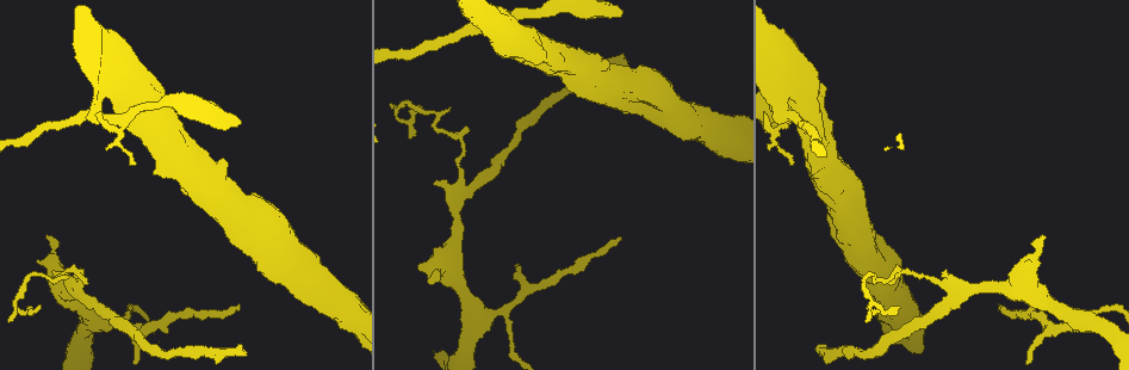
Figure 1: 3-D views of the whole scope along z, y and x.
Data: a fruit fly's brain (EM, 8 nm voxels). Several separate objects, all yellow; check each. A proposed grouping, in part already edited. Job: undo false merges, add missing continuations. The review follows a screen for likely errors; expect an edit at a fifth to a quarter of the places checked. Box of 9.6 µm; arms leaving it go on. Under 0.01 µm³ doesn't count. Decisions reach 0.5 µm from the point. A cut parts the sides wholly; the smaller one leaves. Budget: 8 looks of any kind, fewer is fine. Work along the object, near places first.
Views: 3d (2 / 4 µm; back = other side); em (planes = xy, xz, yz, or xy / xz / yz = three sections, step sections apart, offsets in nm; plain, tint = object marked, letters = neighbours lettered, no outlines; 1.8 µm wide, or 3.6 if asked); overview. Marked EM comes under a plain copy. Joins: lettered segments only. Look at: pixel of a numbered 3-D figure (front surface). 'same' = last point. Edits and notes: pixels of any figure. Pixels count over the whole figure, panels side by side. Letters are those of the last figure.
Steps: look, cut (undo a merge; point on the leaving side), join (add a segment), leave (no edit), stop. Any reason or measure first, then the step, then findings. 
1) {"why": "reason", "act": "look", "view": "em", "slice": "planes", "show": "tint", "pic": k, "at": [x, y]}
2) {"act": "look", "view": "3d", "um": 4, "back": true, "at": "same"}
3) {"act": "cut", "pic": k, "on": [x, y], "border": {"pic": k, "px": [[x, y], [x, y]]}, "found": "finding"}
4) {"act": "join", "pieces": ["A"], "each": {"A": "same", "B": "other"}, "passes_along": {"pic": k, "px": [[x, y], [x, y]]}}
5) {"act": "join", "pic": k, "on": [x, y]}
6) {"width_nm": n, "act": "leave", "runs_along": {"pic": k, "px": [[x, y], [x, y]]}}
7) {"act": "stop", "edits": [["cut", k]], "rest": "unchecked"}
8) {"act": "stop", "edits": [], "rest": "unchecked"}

{"why": "sharp bend", "act": "look", "view": "em", "slice": "xz", "step": 8, "show": "tint", "pic": 1, "at": [787, 117]}

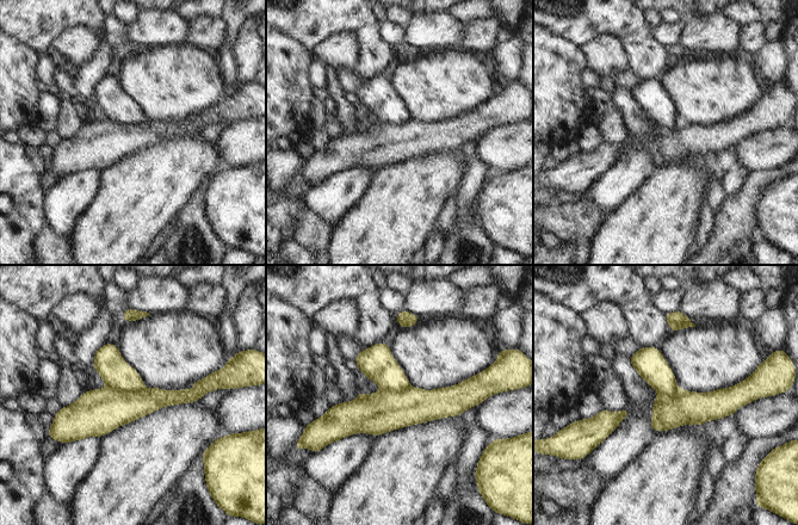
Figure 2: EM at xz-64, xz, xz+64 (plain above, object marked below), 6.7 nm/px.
{"act": "look", "view": "em", "slice": "planes", "show": "letters", "at": "same"}

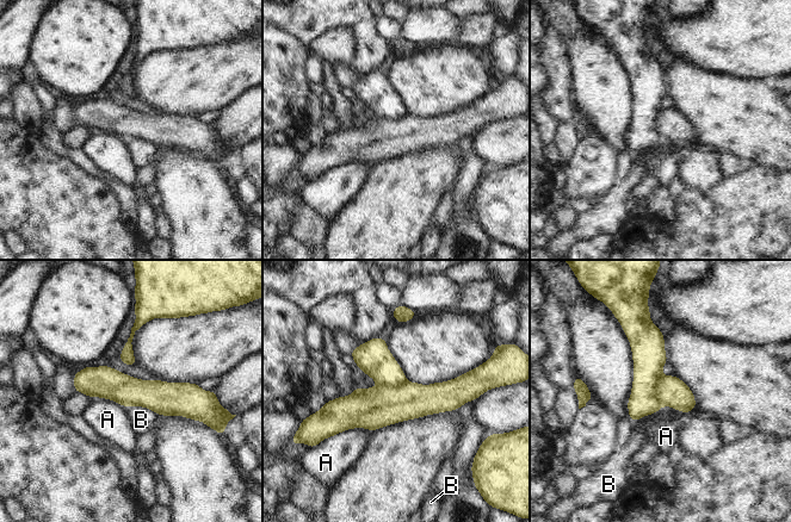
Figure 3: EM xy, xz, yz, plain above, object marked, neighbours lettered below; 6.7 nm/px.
{"longest_contact_nm": ["B", 340], "act": "cut", "pic": 3, "on": [671, 391], "each": {"A": "other", "B": "other"}, "part_leaving": {"pic": 3, "px": [[468, 387], [431, 399], [327, 411]]}, "found": "a second neuron is stuck on"}

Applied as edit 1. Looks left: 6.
{"why": "redraw", "act": "look", "view": "overview"}

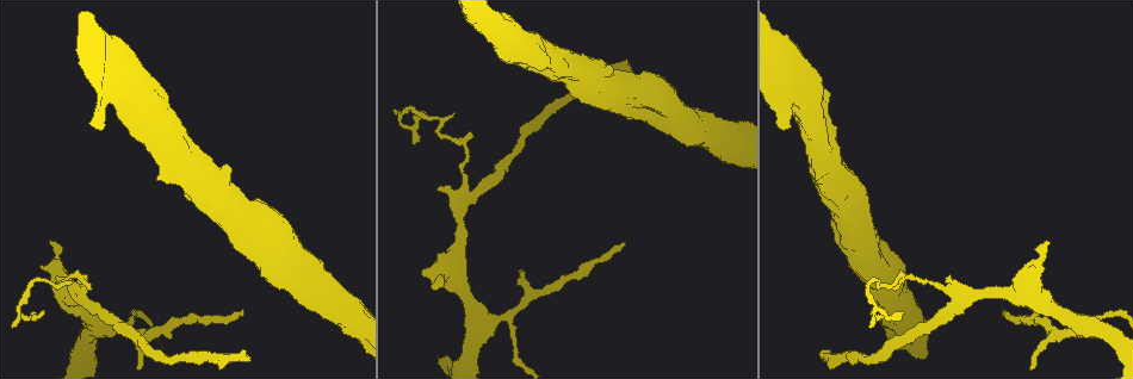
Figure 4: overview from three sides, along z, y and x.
{"why": "abrupt turn", "act": "look", "view": "em", "slice": "planes", "show": "tint", "pic": 4, "at": [82, 279]}

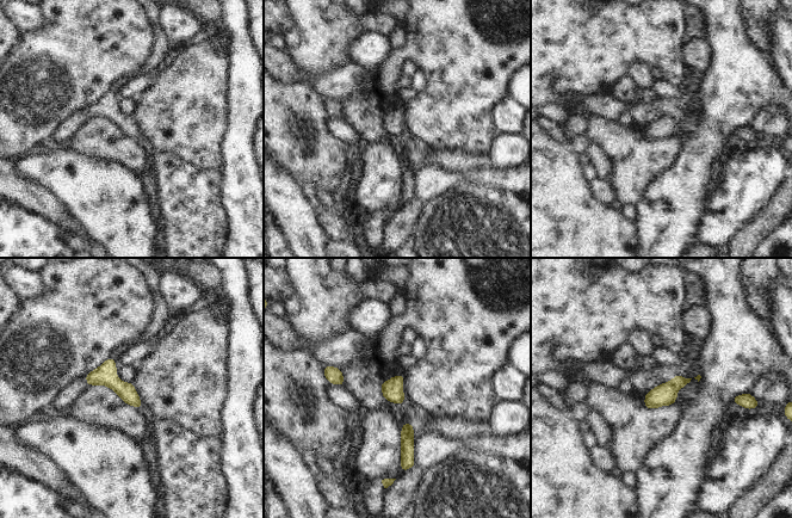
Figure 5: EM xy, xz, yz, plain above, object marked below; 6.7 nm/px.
{"why": "see the neighbours", "act": "look", "view": "em", "slice": "planes", "show": "letters", "at": "same"}

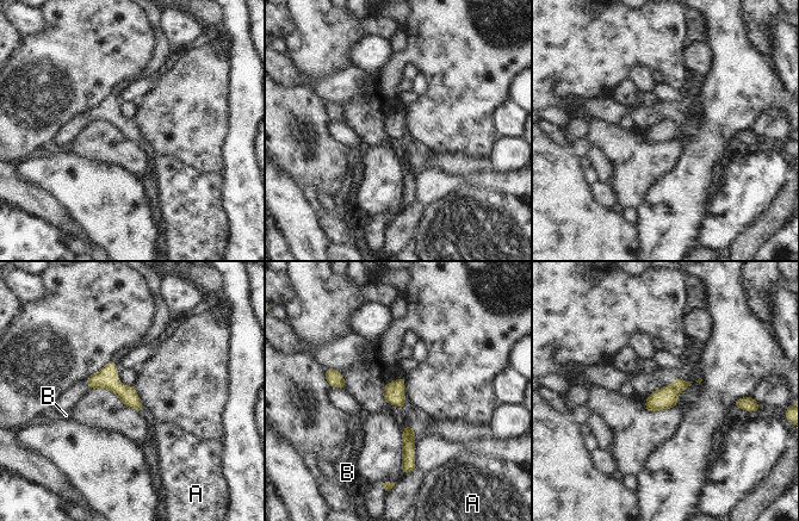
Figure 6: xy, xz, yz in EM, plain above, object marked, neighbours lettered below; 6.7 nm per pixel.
{"width_nm": 120, "act": "cut", "pic": 6, "on": [666, 397], "each": {"A": "other", "B": "other"}, "found": "two neurons meet here"}

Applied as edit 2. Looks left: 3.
{"why": "two arms in line, one across", "act": "look", "view": "3d", "um": 2, "pic": 4, "at": [972, 296]}

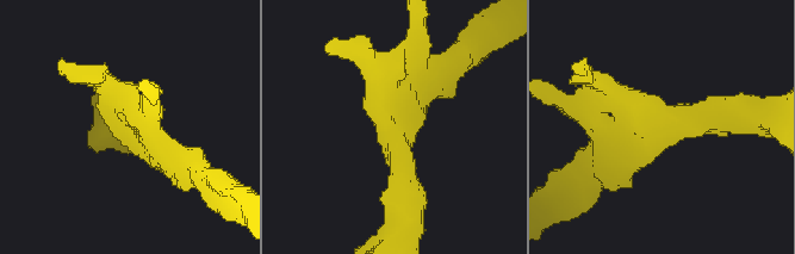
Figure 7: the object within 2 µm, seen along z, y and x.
{"act": "look", "view": "em", "slice": "planes", "show": "tint", "pic": 7, "at": [664, 133]}

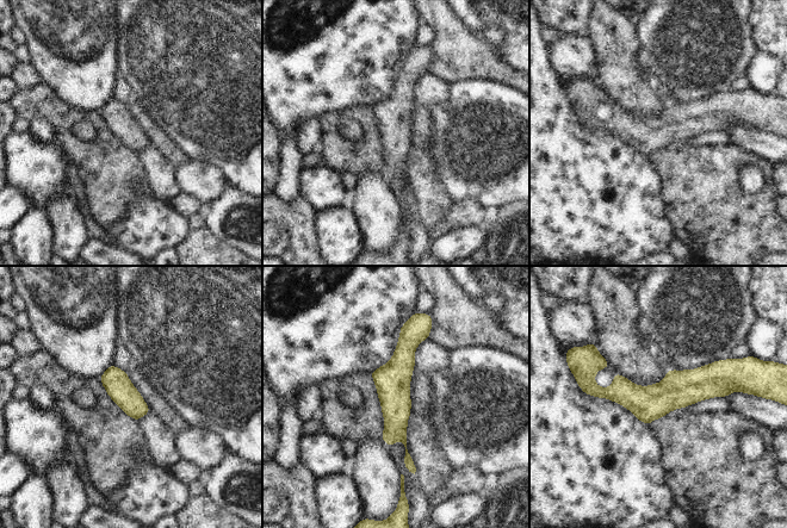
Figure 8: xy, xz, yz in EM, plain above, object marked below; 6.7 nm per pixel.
{"act": "look", "view": "em", "slice": "planes", "show": "letters", "at": "same"}

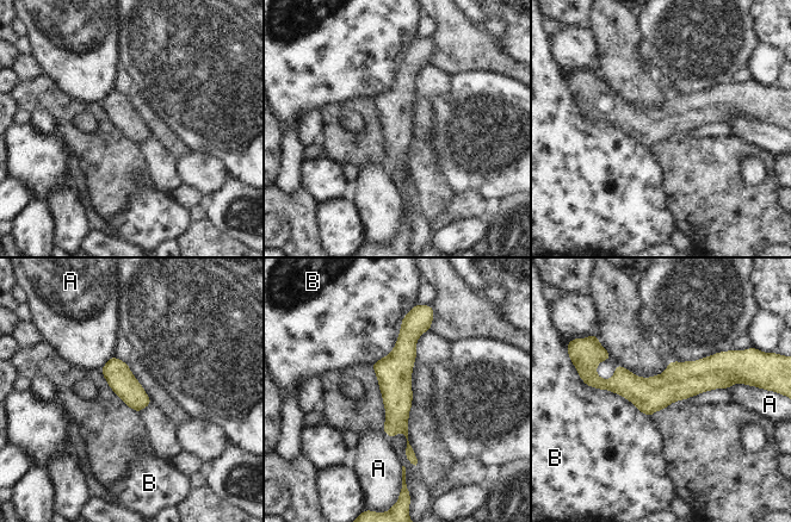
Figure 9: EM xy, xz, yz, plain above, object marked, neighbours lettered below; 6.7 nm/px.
{"act": "leave", "each": {"A": "other", "B": "other"}, "border": {"pic": 9, "px": [[582, 380], [622, 395], [649, 417]]}, "found": "continuous, no second neuron"}

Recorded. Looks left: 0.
{"act": "stop", "edits": [["cut", 3], ["cut", 6]], "rest": "unchecked"}

